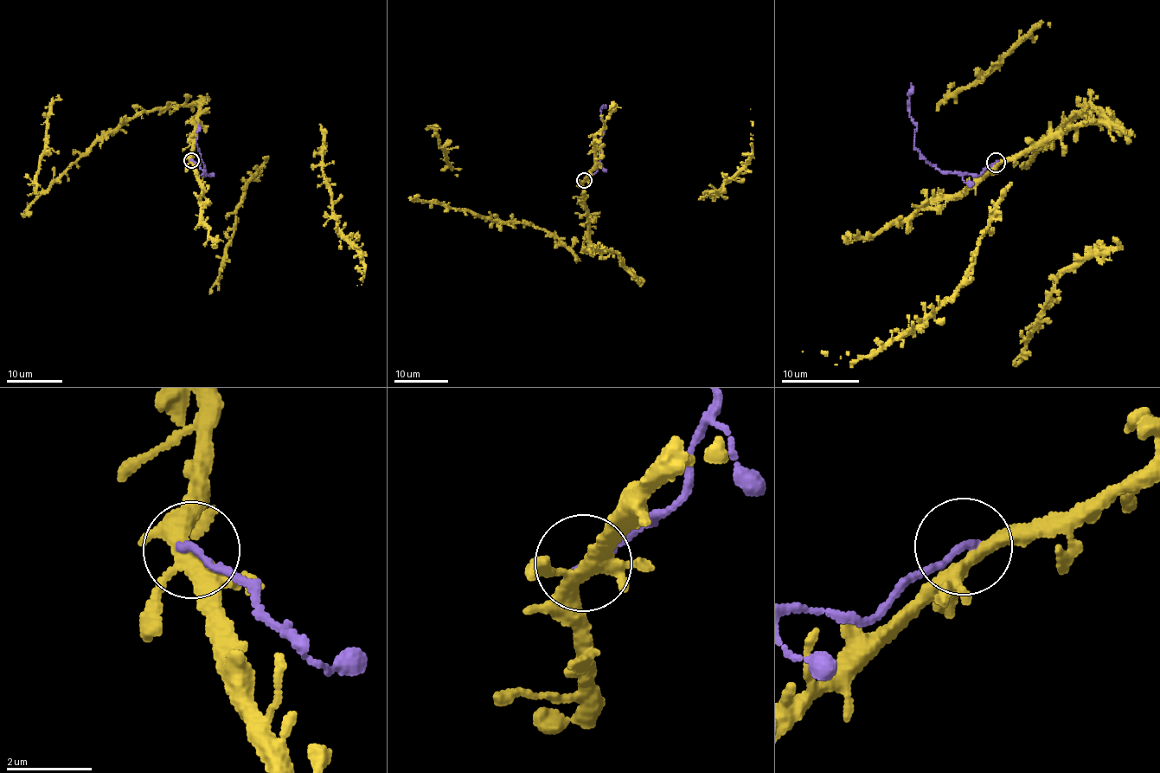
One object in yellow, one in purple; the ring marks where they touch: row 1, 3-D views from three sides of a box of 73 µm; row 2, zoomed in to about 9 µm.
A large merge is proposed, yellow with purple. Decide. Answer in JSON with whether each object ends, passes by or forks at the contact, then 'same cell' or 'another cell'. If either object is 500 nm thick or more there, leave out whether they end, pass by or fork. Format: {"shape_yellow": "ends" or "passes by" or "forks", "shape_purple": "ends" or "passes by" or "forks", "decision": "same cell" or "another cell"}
{"shape_yellow": "forks", "shape_purple": "ends", "decision": "another cell"}

